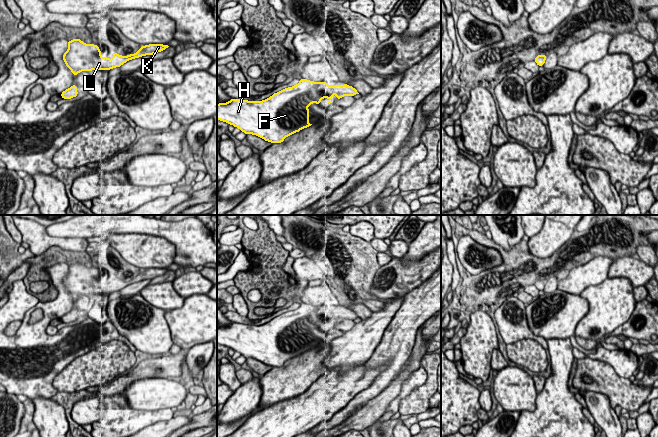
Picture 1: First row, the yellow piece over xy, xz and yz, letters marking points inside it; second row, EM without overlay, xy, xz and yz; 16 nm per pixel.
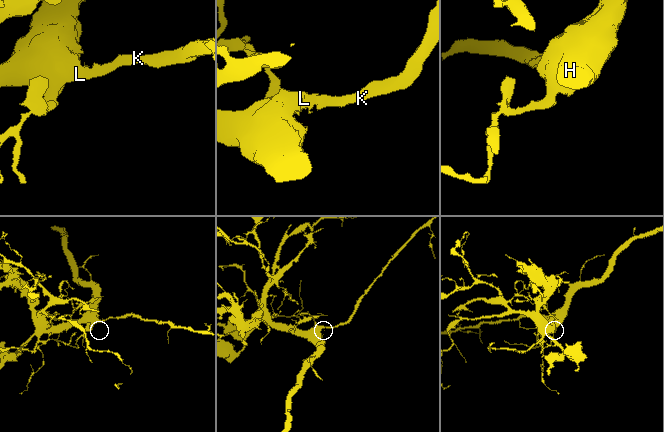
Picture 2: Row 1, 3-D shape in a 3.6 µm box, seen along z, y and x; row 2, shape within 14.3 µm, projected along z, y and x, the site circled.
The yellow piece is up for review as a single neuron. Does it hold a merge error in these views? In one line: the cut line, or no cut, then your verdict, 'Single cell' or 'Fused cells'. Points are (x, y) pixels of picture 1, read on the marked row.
No split. Single cell

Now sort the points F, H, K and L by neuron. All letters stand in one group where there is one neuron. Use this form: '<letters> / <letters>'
F H K L

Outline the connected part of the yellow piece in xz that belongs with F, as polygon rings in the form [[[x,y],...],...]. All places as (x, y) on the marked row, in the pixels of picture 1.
[[[302,78],[297,85],[274,93],[263,101],[257,102],[233,98],[227,103],[219,103],[217,104],[217,119],[239,128],[246,135],[253,134],[271,143],[282,143],[287,136],[312,125],[309,123],[308,106],[313,102],[320,105],[320,101],[323,98],[328,98],[328,103],[330,104],[332,103],[330,99],[334,94],[338,100],[345,95],[354,96],[359,93],[355,88],[347,84],[330,87],[324,81],[313,82]]]

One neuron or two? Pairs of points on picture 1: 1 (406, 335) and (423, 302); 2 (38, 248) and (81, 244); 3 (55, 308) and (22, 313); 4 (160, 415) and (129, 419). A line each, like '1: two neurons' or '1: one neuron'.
1: one neuron
2: one neuron
3: one neuron
4: one neuron

